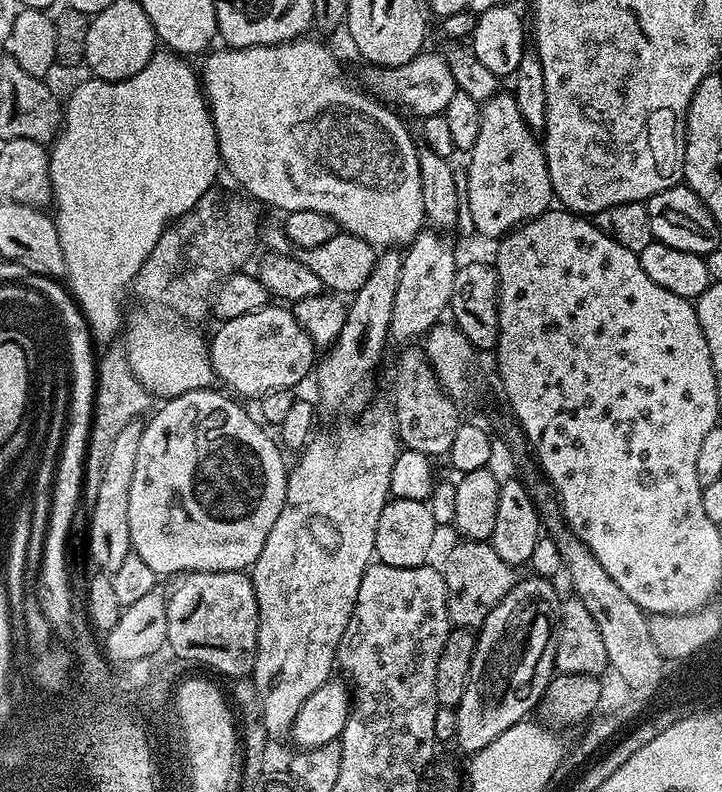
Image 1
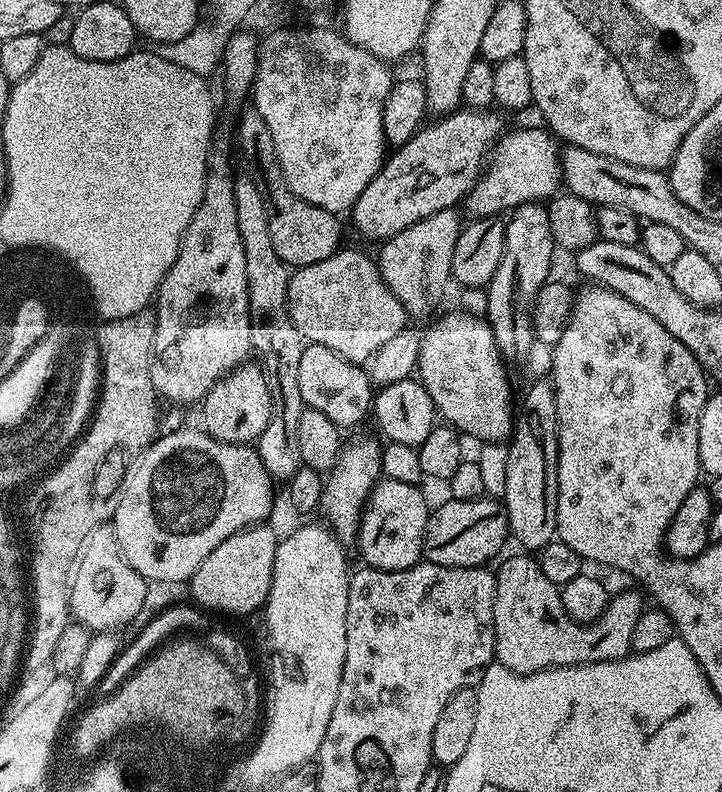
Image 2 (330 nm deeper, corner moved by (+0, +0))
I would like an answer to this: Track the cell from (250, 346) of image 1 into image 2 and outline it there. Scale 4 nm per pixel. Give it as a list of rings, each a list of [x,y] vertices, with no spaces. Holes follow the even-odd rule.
[[[256,362],[240,364],[233,372],[226,373],[204,395],[202,407],[204,407],[203,431],[207,432],[209,436],[213,436],[214,439],[222,441],[223,444],[252,444],[259,441],[262,430],[266,430],[266,426],[270,422],[270,414],[272,413],[272,399],[268,389],[268,379],[263,368]]]

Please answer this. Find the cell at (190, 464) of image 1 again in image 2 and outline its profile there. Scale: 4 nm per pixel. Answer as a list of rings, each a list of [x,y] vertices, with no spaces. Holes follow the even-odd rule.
[[[180,428],[153,440],[128,467],[116,501],[114,523],[122,554],[126,562],[149,582],[161,580],[164,584],[176,584],[179,580],[191,581],[214,546],[222,546],[226,538],[238,534],[243,528],[267,521],[272,512],[274,481],[262,466],[259,451],[252,444],[223,444],[196,428]]]

